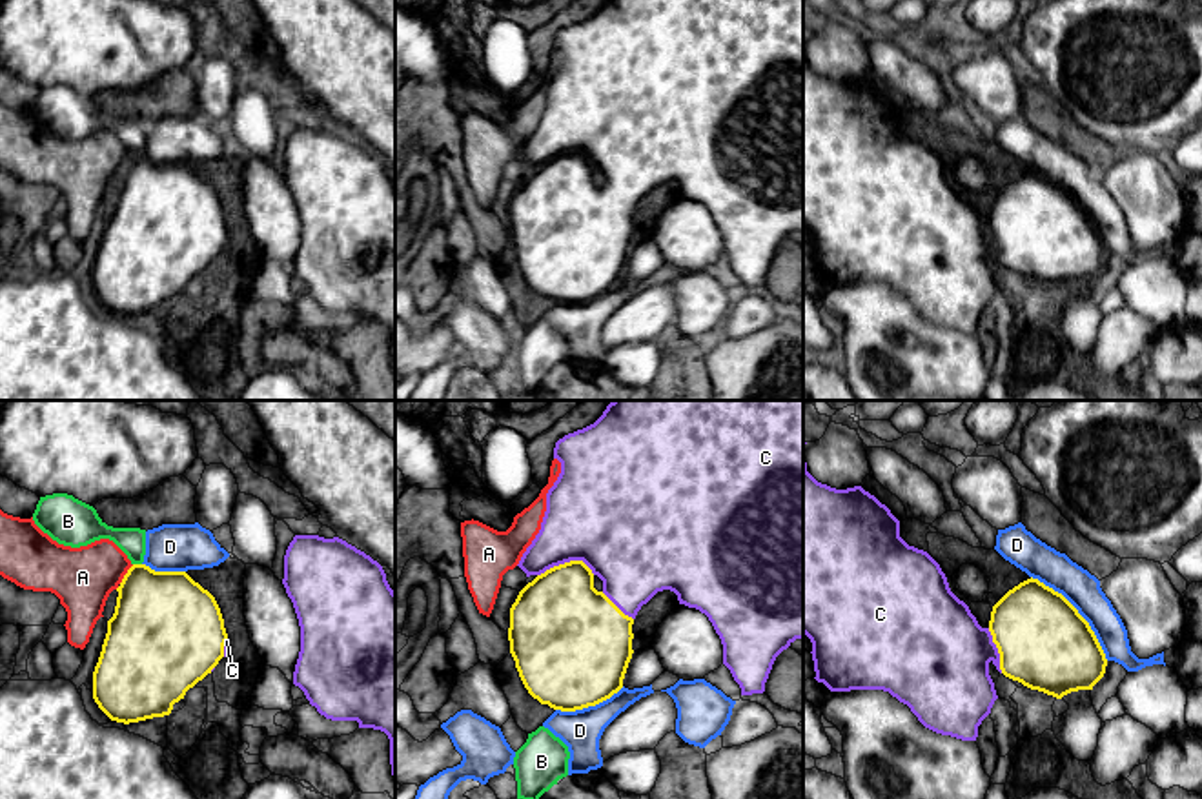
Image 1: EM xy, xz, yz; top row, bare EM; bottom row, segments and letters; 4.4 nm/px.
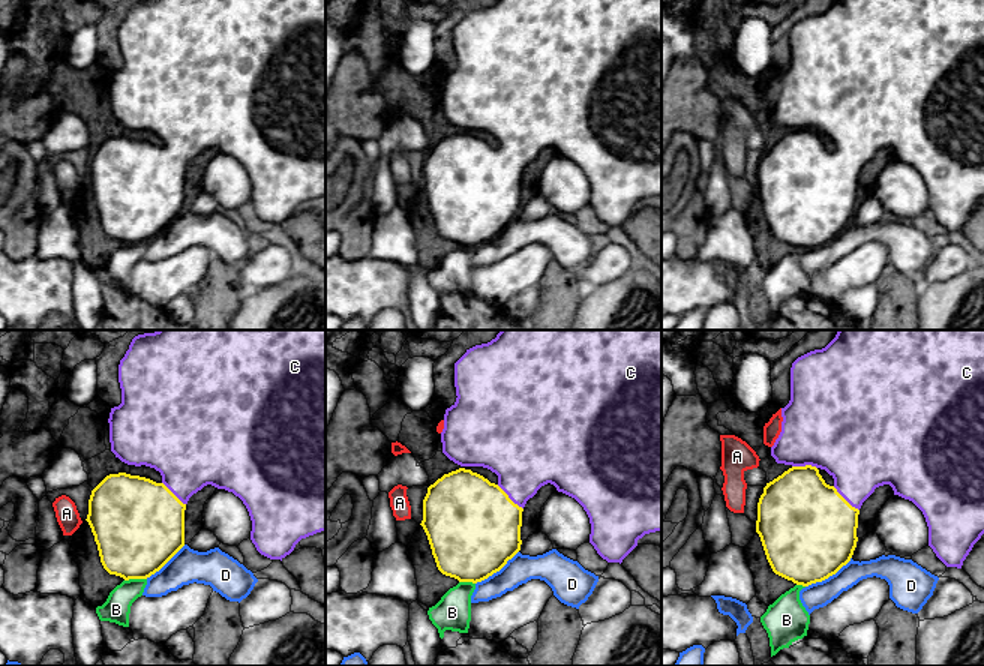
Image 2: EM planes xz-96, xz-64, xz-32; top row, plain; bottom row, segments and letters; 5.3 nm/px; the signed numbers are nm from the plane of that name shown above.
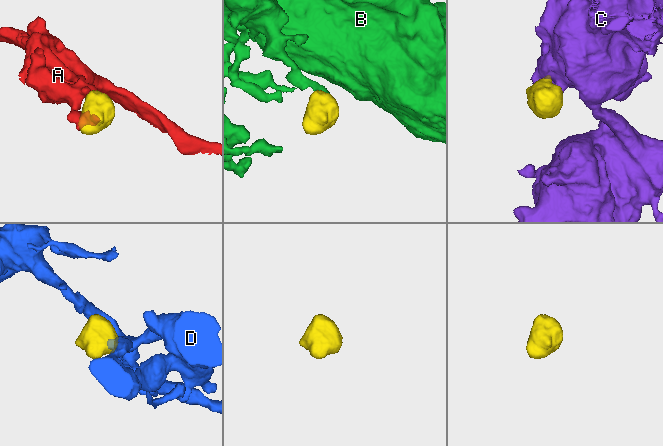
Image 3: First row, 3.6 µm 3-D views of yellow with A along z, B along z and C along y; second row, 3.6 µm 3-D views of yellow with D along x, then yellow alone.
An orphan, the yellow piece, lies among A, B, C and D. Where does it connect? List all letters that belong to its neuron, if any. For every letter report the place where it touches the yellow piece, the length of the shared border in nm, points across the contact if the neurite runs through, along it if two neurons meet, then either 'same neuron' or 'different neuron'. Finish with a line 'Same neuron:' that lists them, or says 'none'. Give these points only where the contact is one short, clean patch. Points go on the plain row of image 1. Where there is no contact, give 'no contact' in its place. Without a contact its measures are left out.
A: xy (126, 166) | 110 nm | along xy (133, 157), (119, 175) | different neuron
B: xy (137, 157) | 40 nm | different neuron
C: xz (565, 155) | 260 nm | same neuron
D: yz (1077, 204) | 500 nm | different neuron
Same neuron: C

